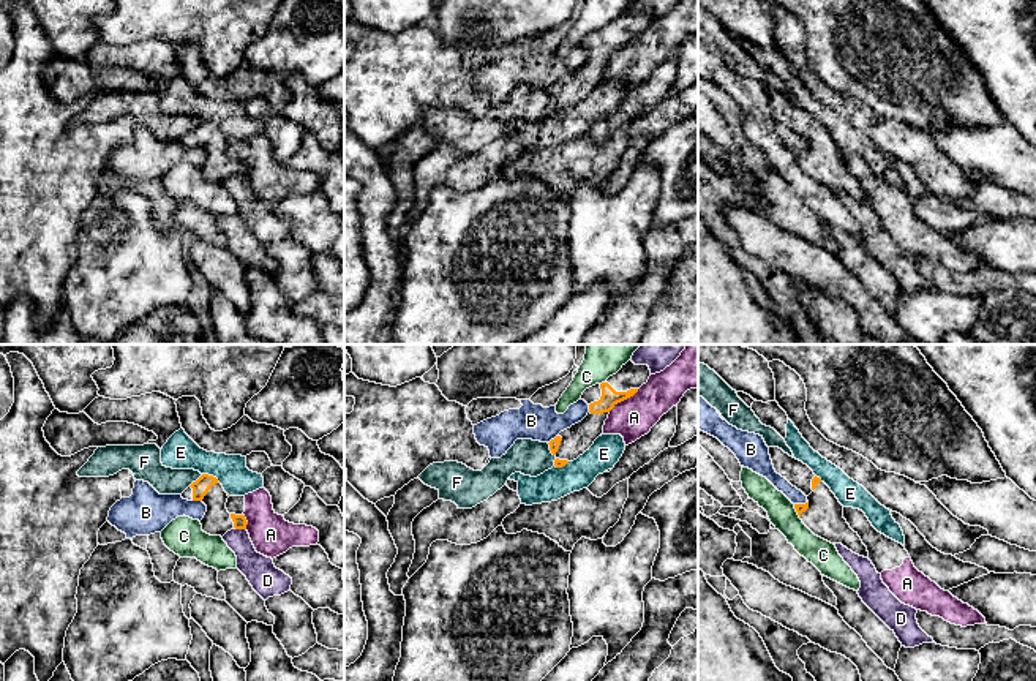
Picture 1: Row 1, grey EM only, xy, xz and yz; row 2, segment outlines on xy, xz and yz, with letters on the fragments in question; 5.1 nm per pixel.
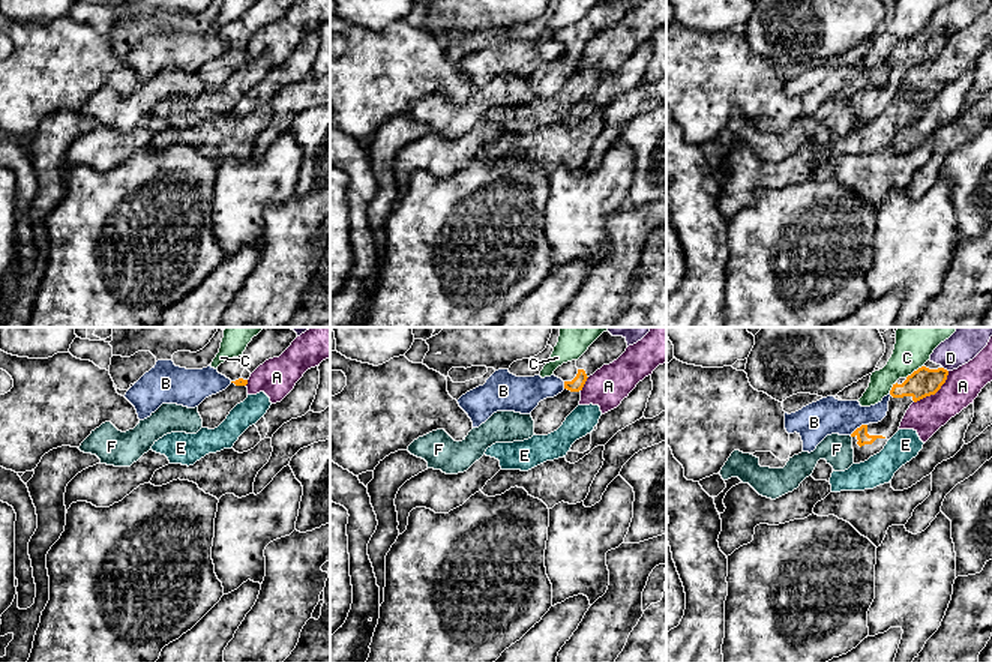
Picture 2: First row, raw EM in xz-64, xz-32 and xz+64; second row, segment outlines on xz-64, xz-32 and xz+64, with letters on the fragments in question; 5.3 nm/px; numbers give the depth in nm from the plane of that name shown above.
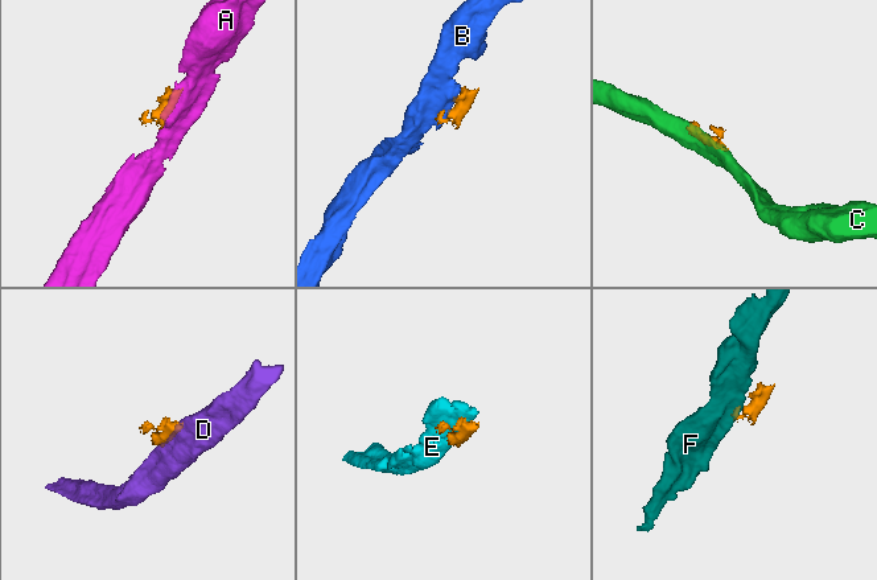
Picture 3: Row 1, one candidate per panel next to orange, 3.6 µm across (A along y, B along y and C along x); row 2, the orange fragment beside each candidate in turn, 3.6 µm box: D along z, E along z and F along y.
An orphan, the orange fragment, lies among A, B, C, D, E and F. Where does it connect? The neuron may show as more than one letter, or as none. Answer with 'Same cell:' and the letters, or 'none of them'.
Same cell: none of them

